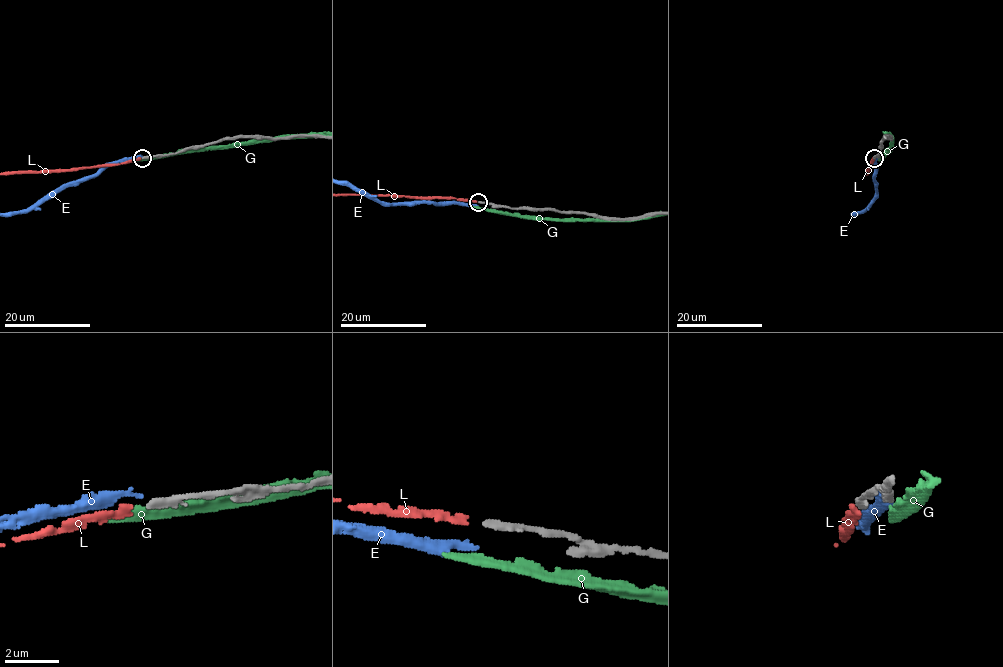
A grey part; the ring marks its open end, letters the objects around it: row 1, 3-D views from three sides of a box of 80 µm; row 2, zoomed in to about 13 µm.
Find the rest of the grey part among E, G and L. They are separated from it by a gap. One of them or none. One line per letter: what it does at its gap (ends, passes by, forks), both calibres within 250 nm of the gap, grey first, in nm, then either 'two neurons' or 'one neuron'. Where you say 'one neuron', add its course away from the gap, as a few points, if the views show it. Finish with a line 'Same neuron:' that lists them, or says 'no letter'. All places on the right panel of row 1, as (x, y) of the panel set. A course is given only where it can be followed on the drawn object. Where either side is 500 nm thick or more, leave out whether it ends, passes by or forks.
E: it ends; calibres 260 and 180 nm; two neurons
G: it passes by; calibres 260 and 320 nm; two neurons
L: it ends; calibres 260 and 260 nm; one neuron
Same neuron: L

